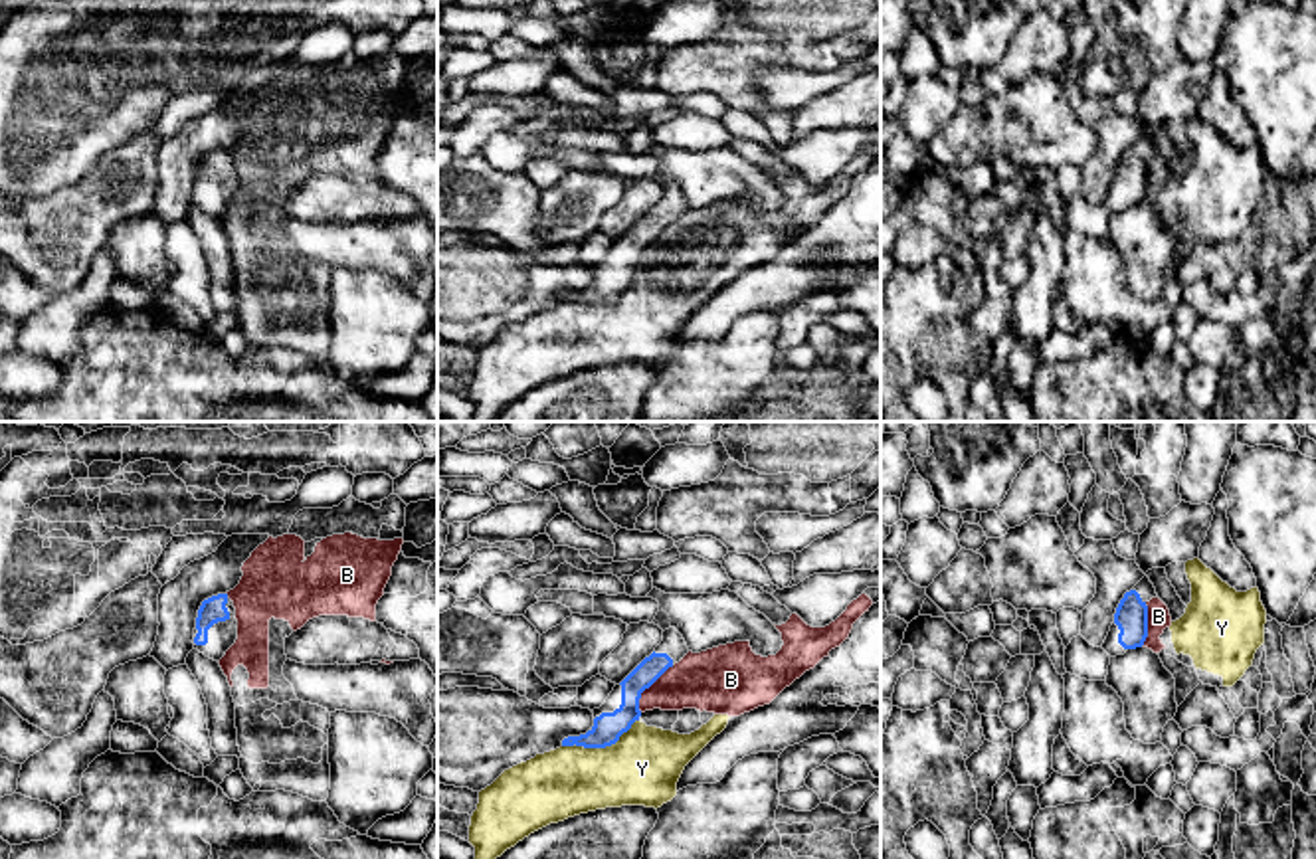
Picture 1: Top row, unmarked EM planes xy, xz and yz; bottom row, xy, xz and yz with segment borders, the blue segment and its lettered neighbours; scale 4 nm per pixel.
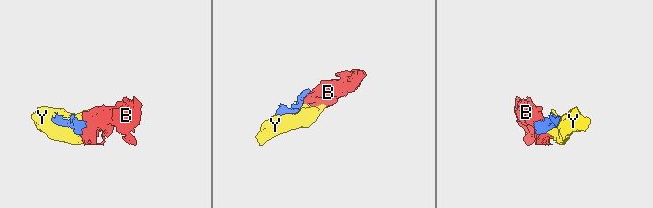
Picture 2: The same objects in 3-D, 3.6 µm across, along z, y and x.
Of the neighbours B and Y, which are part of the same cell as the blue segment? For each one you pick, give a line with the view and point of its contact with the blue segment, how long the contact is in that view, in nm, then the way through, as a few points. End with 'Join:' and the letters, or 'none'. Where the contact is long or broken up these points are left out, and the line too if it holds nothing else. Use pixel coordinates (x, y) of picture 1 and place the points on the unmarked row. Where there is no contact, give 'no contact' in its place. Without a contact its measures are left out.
Join: none

